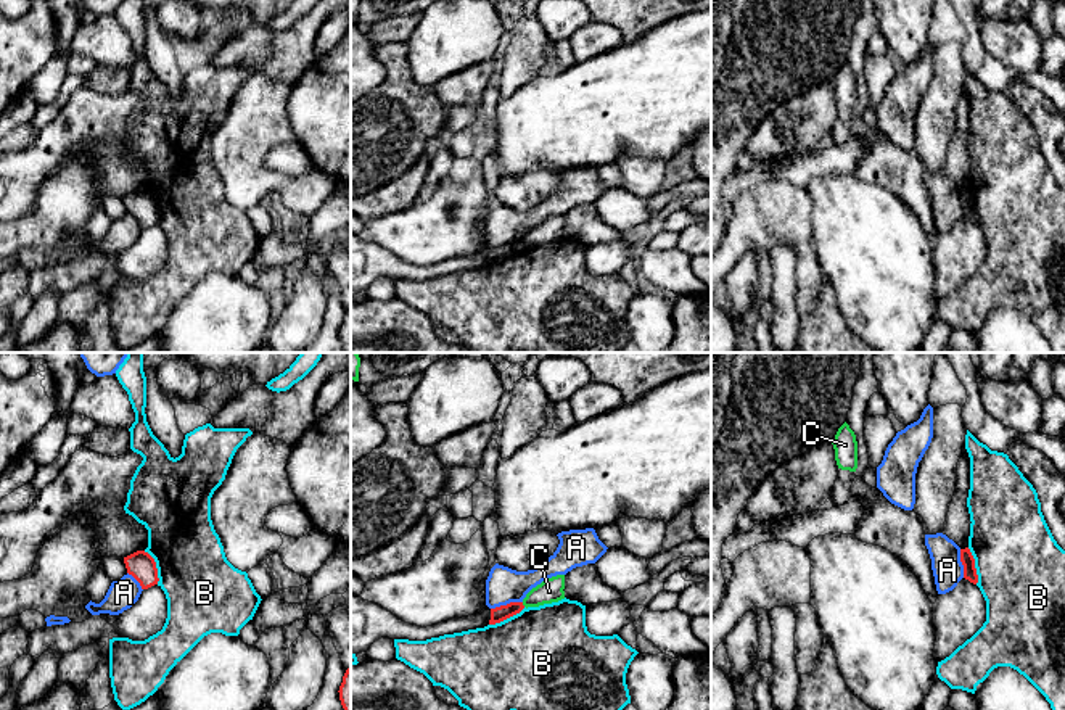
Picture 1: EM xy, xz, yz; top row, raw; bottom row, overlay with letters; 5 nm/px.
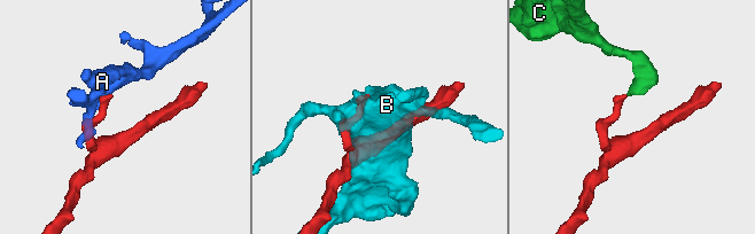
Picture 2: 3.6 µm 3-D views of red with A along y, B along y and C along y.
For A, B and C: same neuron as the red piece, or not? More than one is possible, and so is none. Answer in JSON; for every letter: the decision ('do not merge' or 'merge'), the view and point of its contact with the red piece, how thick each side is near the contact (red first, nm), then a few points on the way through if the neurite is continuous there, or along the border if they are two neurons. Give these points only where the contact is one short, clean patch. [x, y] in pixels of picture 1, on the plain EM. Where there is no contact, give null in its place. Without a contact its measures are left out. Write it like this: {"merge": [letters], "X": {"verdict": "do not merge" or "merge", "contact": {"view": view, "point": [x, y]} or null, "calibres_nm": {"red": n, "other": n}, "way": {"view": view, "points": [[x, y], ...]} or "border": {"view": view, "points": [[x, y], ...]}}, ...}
{"merge": [], "A": {"verdict": "do not merge", "contact": {"view": "xz", "point": [507, 243]}, "calibres_nm": {"red": 80, "other": 180}, "border": {"view": "xz", "points": [[522, 240], [512, 240], [491, 248]]}}, "B": {"verdict": "do not merge", "contact": {"view": "yz", "point": [974, 205]}, "calibres_nm": {"red": 70, "other": 440}}, "C": {"verdict": "do not merge", "contact": {"view": "xz", "point": [522, 243]}, "calibres_nm": {"red": 80, "other": 120}, "border": {"view": "xz", "points": [[522, 242], [525, 245]]}}}

